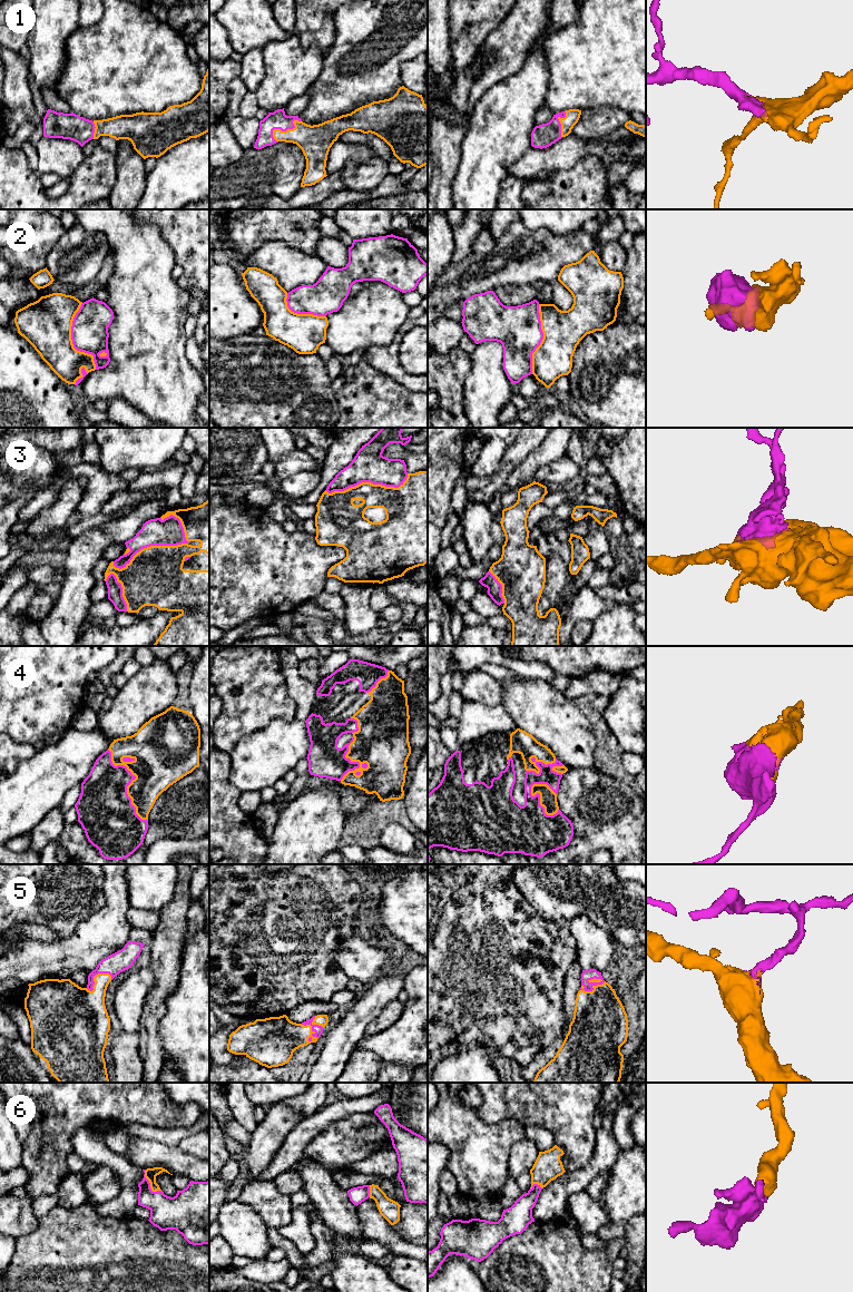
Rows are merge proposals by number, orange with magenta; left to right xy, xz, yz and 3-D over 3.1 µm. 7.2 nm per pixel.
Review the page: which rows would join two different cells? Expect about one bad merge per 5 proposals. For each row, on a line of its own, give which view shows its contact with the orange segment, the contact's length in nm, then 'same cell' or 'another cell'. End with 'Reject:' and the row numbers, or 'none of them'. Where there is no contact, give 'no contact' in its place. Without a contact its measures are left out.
1: meets orange in xz; contact 240 nm long; same cell
2: meets orange in xy; contact 500 nm long; another cell
3: meets orange in xy; contact 600 nm long; same cell
4: meets orange in xy; contact 600 nm long; same cell
5: meets orange in yz; contact 200 nm long; same cell
6: meets orange in xy; contact 180 nm long; same cell
Reject: 2

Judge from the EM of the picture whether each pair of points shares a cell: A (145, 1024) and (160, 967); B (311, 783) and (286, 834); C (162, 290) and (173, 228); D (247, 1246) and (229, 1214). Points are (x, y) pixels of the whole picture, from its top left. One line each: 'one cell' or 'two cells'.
A: one cell
B: two cells
C: two cells
D: one cell

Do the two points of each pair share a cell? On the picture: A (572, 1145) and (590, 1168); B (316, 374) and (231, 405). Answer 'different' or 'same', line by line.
A: different
B: same

